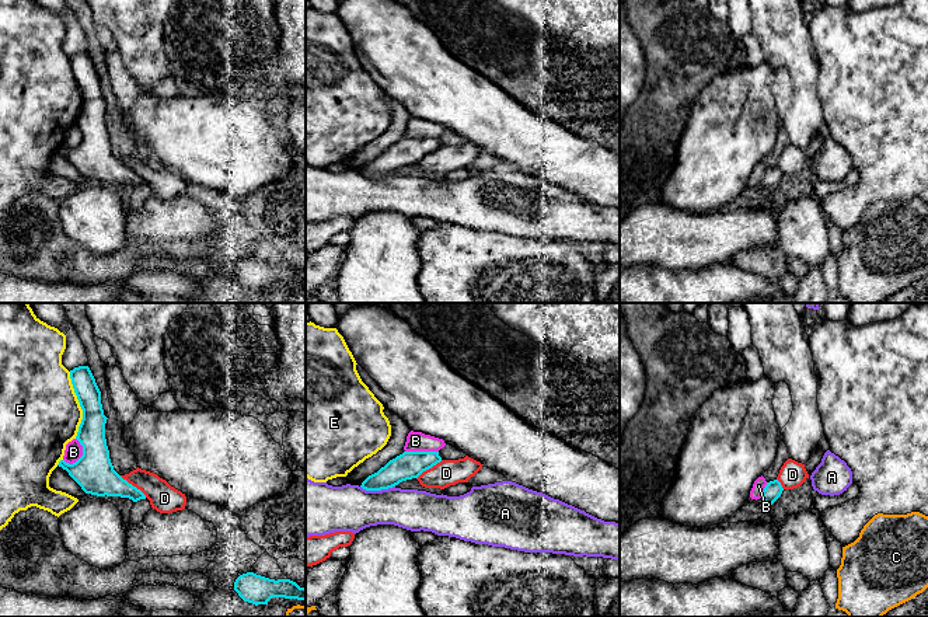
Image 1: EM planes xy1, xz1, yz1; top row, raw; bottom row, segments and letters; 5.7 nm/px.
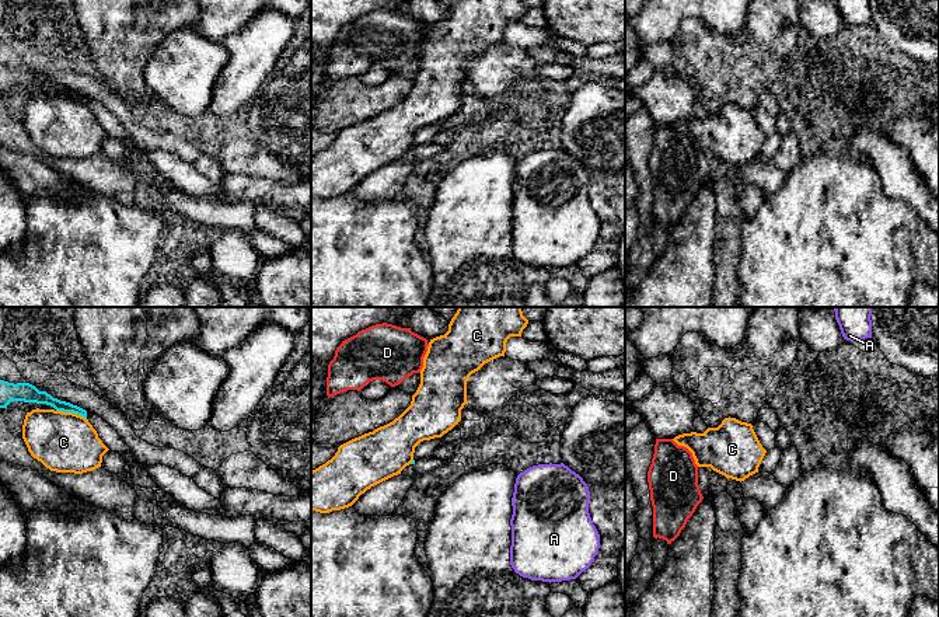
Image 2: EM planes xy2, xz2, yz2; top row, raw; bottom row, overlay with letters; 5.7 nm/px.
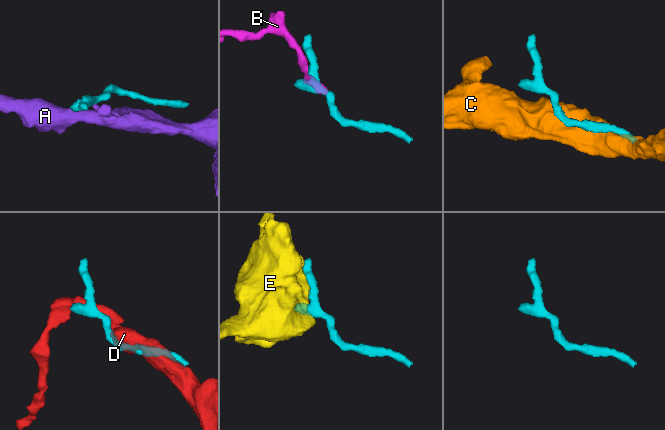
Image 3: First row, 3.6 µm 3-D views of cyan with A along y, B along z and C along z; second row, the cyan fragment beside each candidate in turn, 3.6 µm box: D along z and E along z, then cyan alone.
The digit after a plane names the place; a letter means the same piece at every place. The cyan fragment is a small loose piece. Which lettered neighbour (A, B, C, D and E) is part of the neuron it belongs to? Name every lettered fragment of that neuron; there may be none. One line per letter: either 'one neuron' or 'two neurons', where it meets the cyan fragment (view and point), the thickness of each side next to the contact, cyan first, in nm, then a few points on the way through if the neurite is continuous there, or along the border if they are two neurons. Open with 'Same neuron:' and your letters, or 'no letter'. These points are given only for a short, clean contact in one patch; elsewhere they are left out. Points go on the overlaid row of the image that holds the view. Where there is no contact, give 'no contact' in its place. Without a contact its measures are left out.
Same neuron: no letter
A: two neurons; meets cyan in xz1 at (377, 490); 160 nm thick on the cyan side, 280 nm on the other; border along xz1 (360, 485), (366, 490), (394, 487)
B: two neurons; meets cyan in xy1 at (83, 453); 220 nm thick on the cyan side, 100 nm on the other
C: two neurons; meets cyan in xy2 at (72, 411); 90 nm thick on the cyan side, 340 nm on the other
D: two neurons; meets cyan in xy1 at (132, 485); 220 nm thick on the cyan side, 160 nm on the other
E: two neurons; meets cyan in xy1 at (80, 405); 160 nm thick on the cyan side, 460 nm on the other

